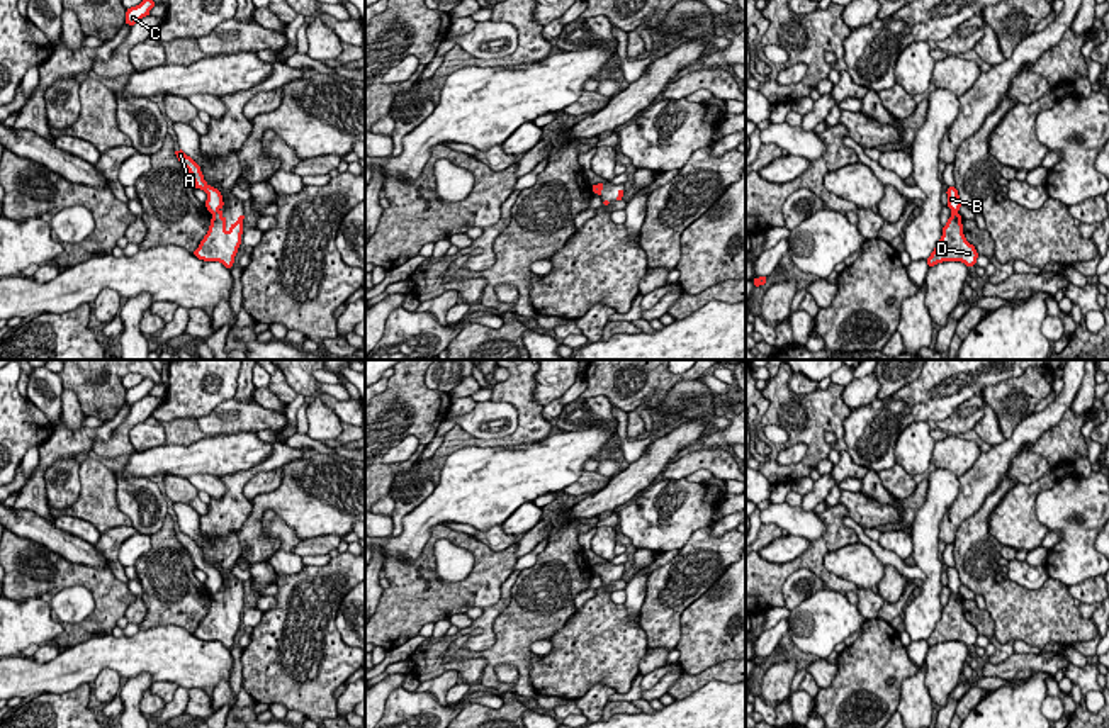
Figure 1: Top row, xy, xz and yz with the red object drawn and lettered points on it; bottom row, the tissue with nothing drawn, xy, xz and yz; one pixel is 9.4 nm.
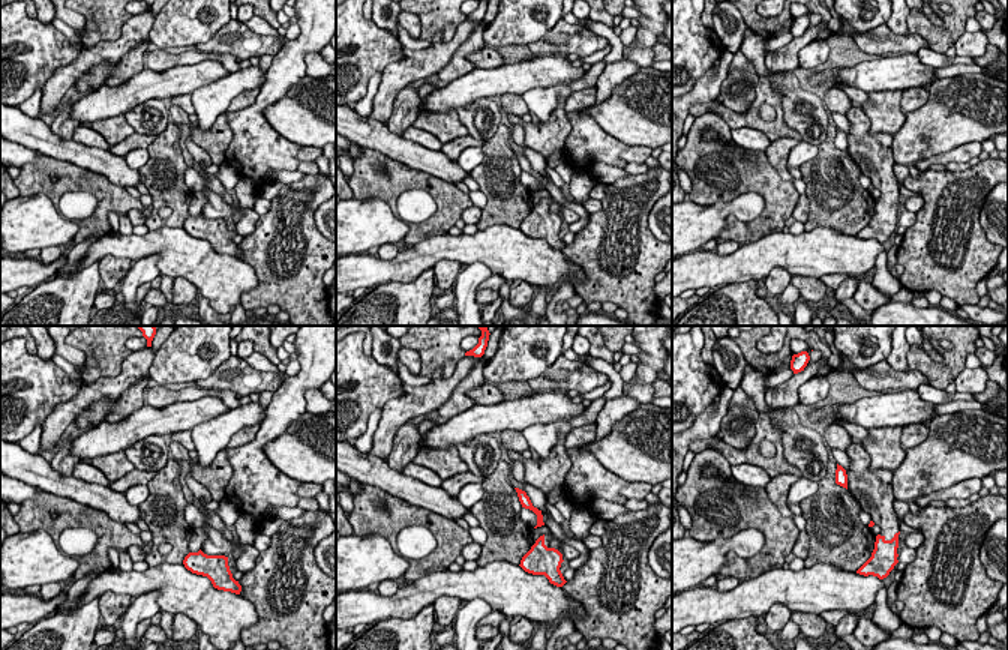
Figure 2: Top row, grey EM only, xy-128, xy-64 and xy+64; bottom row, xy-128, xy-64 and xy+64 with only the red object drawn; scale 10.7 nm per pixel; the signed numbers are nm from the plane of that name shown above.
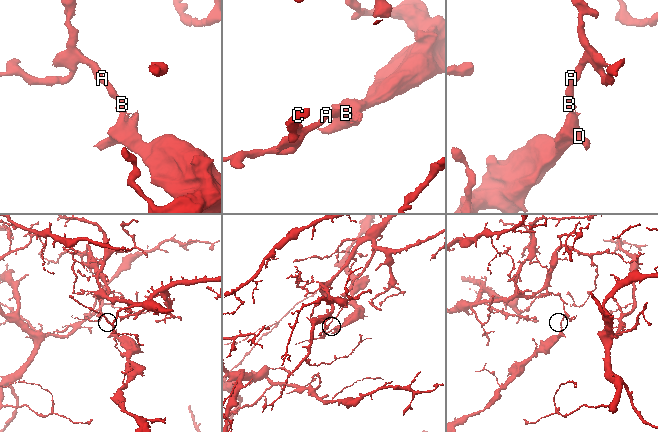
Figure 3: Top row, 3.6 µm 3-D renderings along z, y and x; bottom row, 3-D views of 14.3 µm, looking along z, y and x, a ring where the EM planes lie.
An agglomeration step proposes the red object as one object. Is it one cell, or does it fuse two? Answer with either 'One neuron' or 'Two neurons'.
Two neurons

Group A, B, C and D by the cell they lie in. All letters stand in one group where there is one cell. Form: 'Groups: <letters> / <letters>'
Groups: A B C / D

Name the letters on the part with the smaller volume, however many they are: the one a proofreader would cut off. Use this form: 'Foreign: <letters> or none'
Foreign: D

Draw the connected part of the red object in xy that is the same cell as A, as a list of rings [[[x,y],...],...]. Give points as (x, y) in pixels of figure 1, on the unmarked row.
[[[182,529],[175,531],[178,541],[189,550],[195,568],[200,568],[207,574],[207,580],[205,580],[205,587],[211,594],[217,594],[224,582],[222,582],[222,575],[217,568],[211,567],[205,560],[204,555],[200,552],[200,546],[190,538],[187,536]]]

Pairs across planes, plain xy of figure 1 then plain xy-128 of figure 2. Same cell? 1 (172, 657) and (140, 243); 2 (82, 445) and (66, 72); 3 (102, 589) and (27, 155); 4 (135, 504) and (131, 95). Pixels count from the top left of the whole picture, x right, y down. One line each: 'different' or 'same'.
1: same
2: same
3: different
4: different

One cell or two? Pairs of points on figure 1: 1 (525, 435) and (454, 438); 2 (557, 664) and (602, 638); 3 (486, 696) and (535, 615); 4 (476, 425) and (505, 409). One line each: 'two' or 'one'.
1: one
2: one
3: two
4: one

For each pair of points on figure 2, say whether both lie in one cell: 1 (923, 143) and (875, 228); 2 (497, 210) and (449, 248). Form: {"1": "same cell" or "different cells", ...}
{"1": "different cells", "2": "different cells"}

